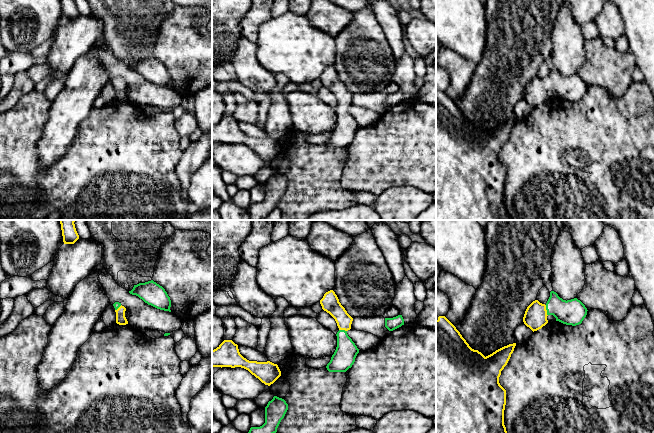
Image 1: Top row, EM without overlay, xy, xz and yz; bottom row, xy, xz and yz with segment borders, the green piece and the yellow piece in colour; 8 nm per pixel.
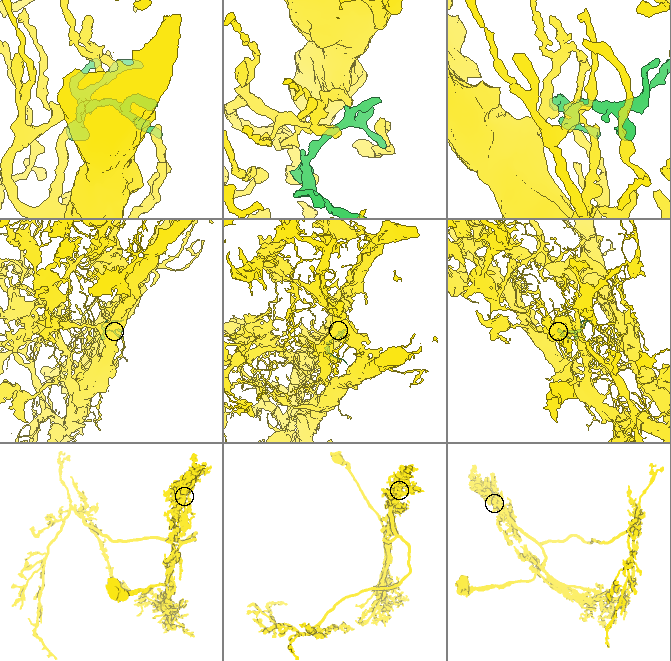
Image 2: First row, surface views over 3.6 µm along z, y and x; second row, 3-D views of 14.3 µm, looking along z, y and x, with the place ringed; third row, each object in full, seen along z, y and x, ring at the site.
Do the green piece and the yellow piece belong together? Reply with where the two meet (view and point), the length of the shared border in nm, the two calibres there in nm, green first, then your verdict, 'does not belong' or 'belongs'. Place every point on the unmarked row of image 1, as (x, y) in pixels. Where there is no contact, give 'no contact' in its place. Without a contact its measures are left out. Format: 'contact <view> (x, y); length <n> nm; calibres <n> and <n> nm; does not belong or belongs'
contact yz (546, 85); length 90 nm; calibres 200 and 190 nm; belongs

